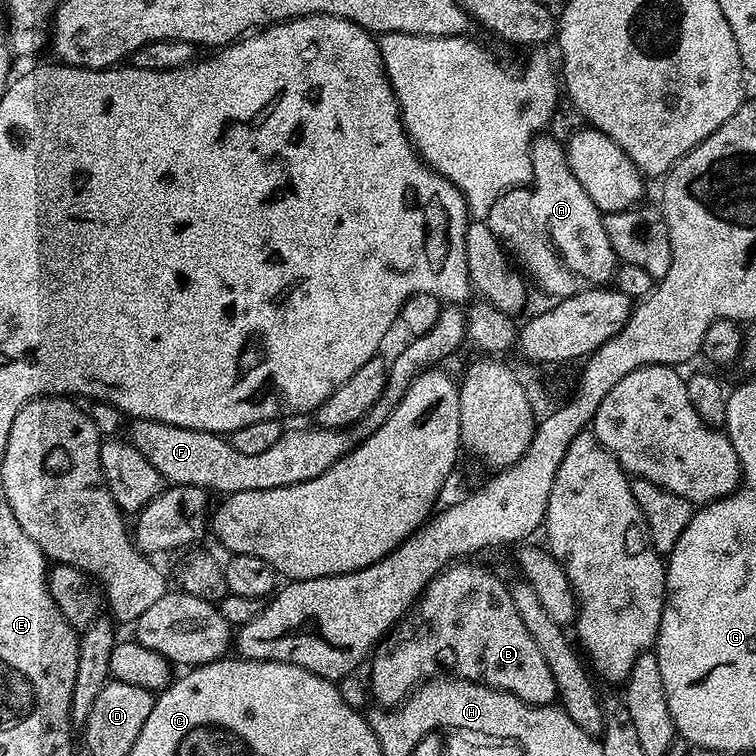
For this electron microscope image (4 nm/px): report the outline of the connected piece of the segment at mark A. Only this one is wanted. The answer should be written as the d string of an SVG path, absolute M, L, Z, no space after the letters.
M544 132L532 140L531 172L530 216L535 225L555 245L556 251L577 277L596 286L611 283L618 261L606 235L603 213L570 170L567 147L561 139Z

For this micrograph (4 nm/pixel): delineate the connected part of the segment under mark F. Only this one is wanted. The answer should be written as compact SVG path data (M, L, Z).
M456 302L445 303L438 314L438 322L434 322L434 326L430 331L421 336L411 337L407 341L409 344L393 360L390 360L388 364L388 384L384 387L384 392L378 398L378 402L374 402L372 409L361 420L357 420L355 424L345 429L321 428L319 426L292 428L289 432L287 429L281 431L278 442L274 442L274 446L269 446L263 454L238 454L238 450L234 450L231 439L225 438L223 435L215 432L190 430L186 427L170 426L169 423L152 419L135 419L131 423L133 425L129 425L128 431L130 430L130 434L128 434L128 438L131 444L158 470L160 476L163 476L165 481L173 485L192 485L211 490L213 493L216 491L220 492L219 494L227 494L241 492L242 490L274 490L278 486L294 486L298 482L310 482L310 478L318 478L318 474L330 470L330 466L334 466L334 462L338 462L347 452L351 452L367 436L374 434L374 430L378 430L378 426L382 426L382 422L386 422L386 418L390 418L394 406L398 406L398 402L402 402L406 390L412 385L418 373L422 369L439 365L444 362L440 360L454 355L459 350L460 343L462 345L465 343L467 334L468 318L465 309Z

